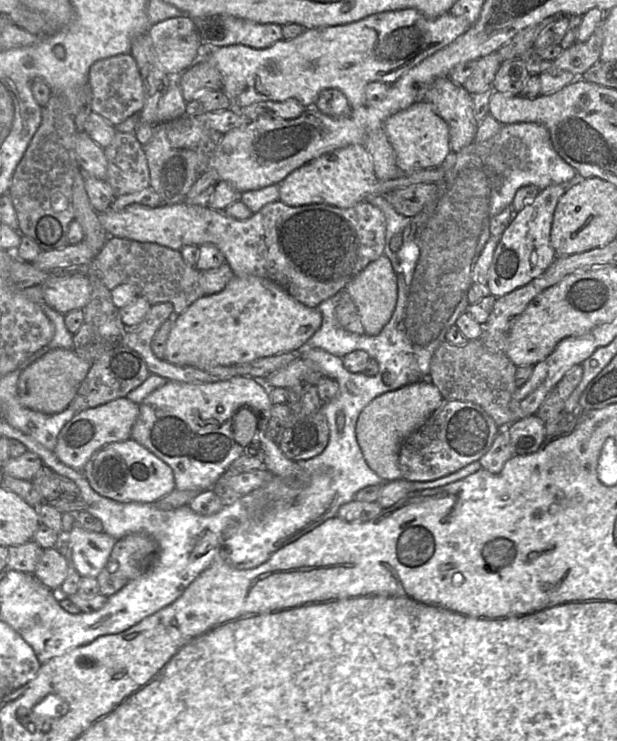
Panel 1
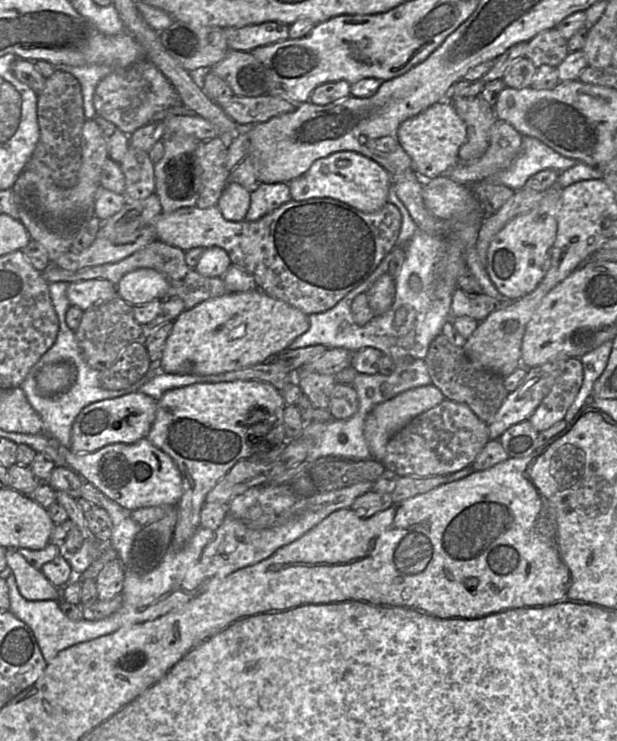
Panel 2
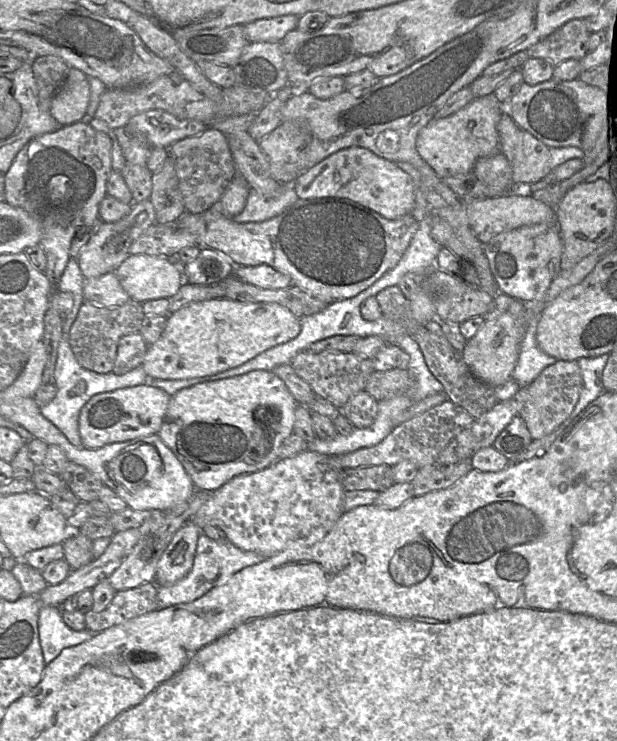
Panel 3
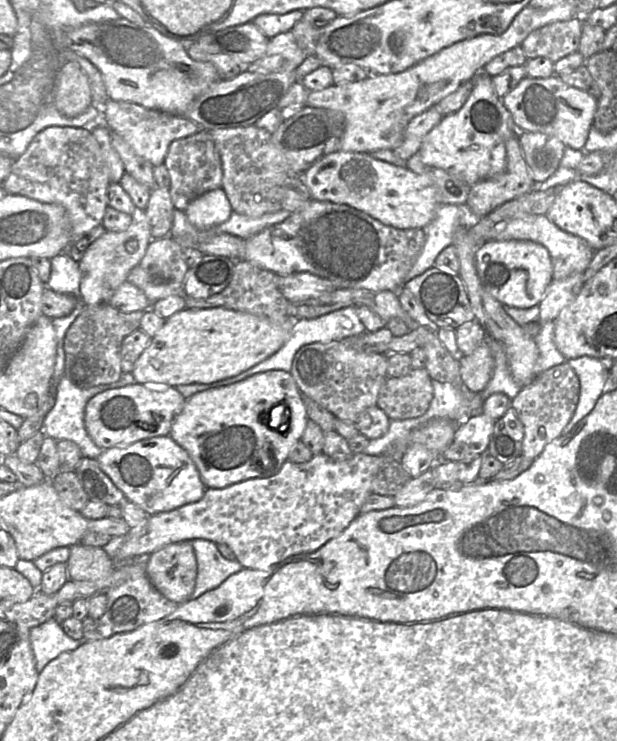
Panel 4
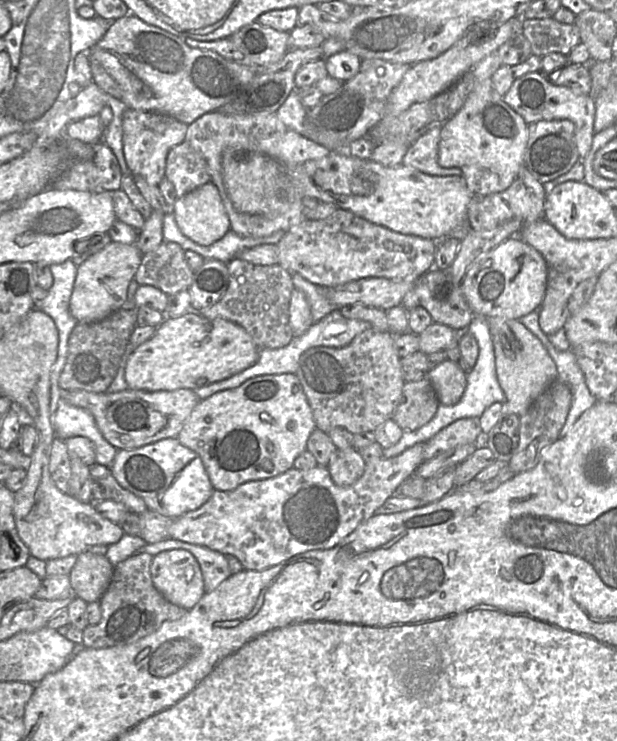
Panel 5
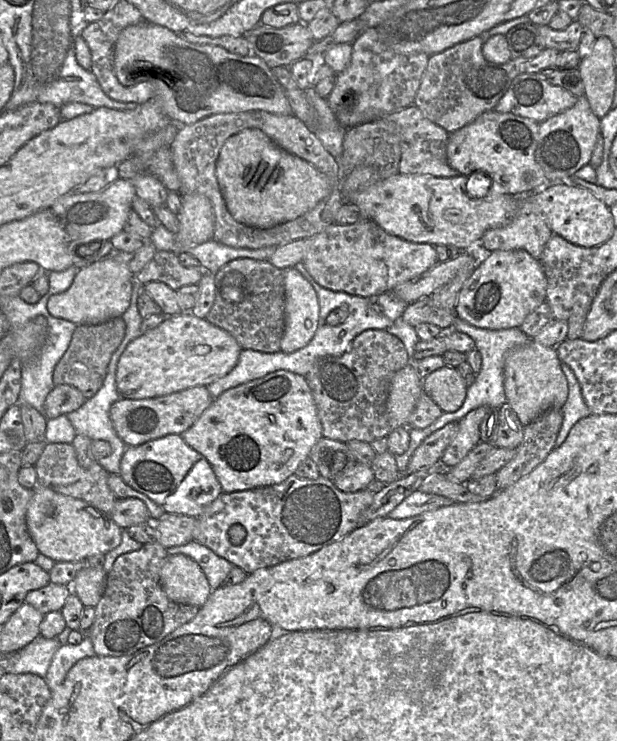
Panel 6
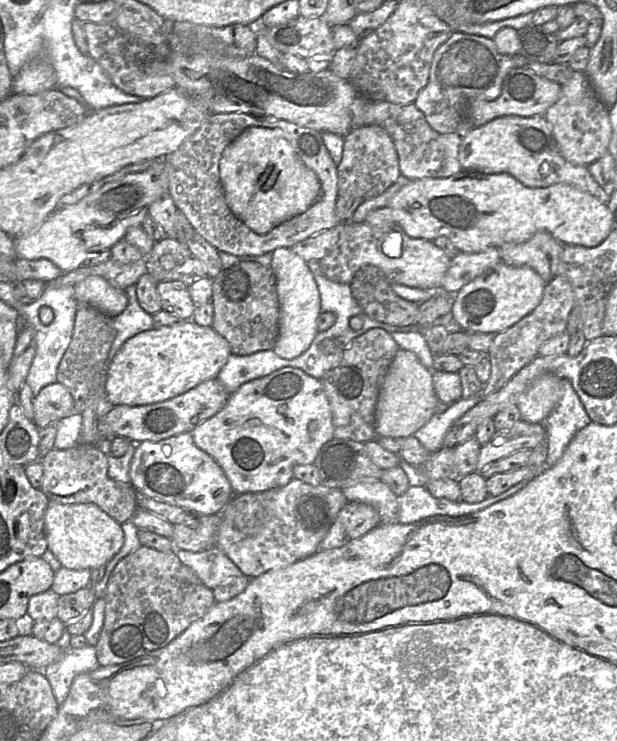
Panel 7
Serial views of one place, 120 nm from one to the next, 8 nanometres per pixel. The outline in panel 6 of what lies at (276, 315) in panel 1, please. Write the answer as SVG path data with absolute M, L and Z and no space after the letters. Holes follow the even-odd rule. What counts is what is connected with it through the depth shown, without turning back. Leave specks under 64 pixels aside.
M191 311L183 312L181 314L174 315L174 316L166 316L163 322L158 327L132 340L126 347L125 351L122 353L117 365L117 372L116 372L117 392L120 398L130 399L130 400L140 400L140 399L166 396L195 386L208 386L211 383L215 382L216 380L224 377L235 367L235 365L238 362L241 351L242 348L230 333L211 324L210 322L207 321L206 318L203 319L194 316L191 313Z

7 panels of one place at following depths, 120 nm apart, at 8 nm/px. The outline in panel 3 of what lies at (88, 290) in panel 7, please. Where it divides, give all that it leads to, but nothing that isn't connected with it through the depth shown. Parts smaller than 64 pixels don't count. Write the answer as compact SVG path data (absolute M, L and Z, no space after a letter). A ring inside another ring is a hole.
M150 199L131 204L130 212L112 223L102 223L98 232L91 237L82 249L77 261L85 279L98 277L106 273L114 273L130 256L130 246L156 221L155 210Z

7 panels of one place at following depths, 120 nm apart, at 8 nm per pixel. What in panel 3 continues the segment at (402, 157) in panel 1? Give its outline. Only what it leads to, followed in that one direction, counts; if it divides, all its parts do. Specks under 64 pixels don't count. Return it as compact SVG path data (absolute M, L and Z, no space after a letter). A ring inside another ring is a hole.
M493 94L474 98L454 114L441 119L433 118L423 127L416 141L417 151L441 178L471 173L477 160L500 150L497 125L504 113L505 105Z

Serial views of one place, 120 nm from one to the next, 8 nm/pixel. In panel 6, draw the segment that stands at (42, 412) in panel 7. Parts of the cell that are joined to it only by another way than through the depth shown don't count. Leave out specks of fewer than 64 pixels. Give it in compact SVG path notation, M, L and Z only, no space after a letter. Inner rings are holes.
M55 386L45 400L43 414L48 420L54 419L78 410L86 401L83 393L73 386Z

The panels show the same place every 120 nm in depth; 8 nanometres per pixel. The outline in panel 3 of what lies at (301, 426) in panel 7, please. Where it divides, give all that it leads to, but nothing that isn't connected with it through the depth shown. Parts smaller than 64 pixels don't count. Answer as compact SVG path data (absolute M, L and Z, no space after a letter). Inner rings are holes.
M255 370L243 375L225 378L217 381L204 382L184 388L171 396L169 406L162 426L158 432L161 440L173 451L191 477L196 490L215 491L233 478L262 471L273 465L279 458L279 449L286 438L293 434L295 410L299 404L287 389L284 382L273 371ZM267 408L268 423L280 421L284 427L273 441L273 434L260 426L260 421L266 425Z

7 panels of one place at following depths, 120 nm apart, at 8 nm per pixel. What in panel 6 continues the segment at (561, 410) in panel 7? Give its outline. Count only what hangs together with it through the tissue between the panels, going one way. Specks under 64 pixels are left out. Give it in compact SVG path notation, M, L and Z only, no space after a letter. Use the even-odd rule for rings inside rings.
M561 363L561 368L567 379L568 396L565 404L562 406L563 421L555 441L555 447L559 447L566 440L570 430L577 421L591 414L574 372L565 363Z

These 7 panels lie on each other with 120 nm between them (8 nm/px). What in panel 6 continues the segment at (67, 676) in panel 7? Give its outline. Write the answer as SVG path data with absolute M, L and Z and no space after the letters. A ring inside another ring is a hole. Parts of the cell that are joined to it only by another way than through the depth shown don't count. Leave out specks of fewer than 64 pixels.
M86 636L80 644L62 644L55 652L45 676L45 681L49 689L53 691L60 686L66 678L69 670L80 659L95 655L96 653L92 641Z

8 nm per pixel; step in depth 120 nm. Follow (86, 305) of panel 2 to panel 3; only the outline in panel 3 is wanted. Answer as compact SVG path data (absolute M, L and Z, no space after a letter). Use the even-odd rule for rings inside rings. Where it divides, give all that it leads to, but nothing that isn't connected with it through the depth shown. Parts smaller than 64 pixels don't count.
M114 273L85 279L83 282L84 303L113 308L130 301Z

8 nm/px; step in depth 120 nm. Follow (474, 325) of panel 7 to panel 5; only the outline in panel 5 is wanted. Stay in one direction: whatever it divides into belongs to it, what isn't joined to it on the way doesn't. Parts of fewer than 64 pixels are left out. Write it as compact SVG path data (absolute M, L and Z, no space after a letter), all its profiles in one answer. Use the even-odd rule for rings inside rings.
M514 236L494 249L479 255L462 279L460 288L475 316L519 320L535 310L540 310L547 284L548 268L544 257L519 236Z

